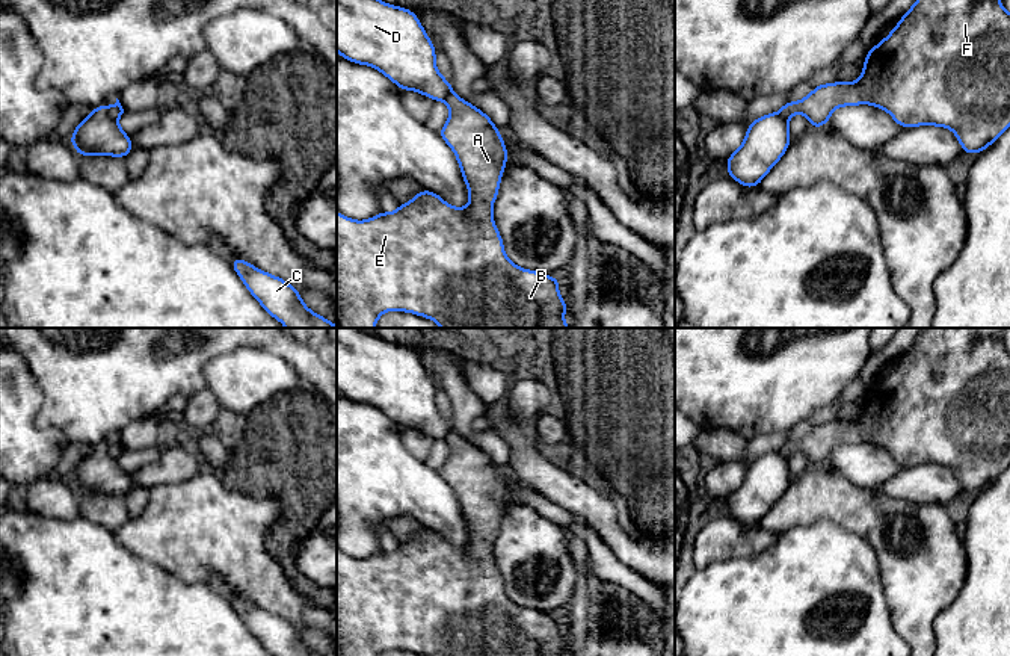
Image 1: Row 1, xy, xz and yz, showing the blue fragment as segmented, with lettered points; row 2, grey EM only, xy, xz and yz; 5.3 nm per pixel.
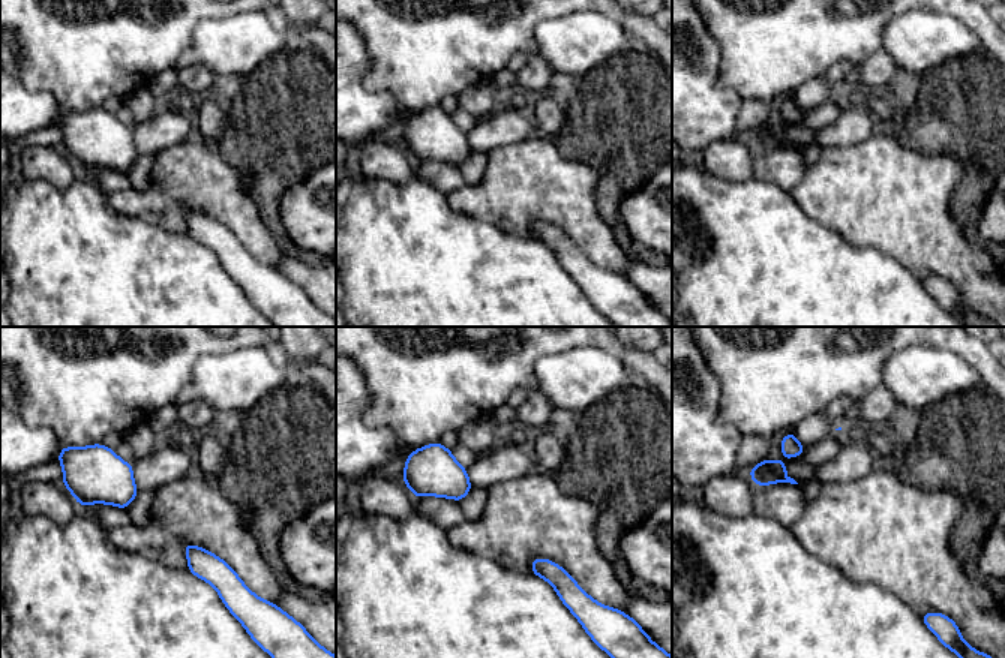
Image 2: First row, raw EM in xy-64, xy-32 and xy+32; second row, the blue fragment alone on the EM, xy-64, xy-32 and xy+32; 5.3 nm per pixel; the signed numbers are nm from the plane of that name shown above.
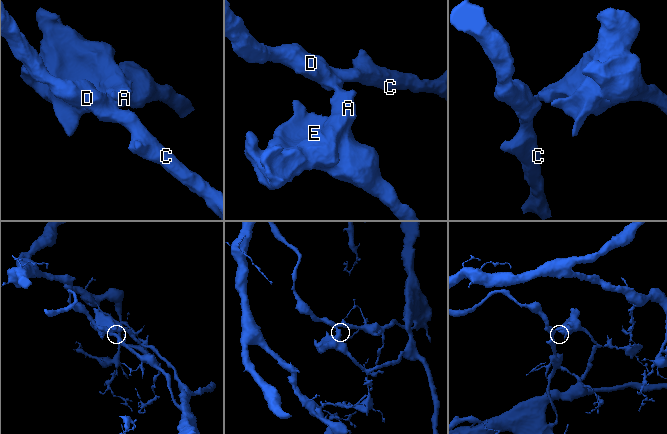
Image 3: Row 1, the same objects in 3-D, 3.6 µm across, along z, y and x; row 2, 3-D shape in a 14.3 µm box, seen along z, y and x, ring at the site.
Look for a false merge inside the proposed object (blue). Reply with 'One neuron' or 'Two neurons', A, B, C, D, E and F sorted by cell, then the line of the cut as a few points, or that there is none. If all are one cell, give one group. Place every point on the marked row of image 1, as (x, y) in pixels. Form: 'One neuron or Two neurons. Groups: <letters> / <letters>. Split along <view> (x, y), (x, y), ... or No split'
Two neurons. Groups: A B E F / C D. Split along xy (106, 108), (117, 121)

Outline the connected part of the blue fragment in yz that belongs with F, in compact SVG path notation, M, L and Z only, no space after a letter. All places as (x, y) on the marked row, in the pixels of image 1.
M915 0L891 33L867 51L858 80L817 85L803 100L785 101L781 113L788 121L800 112L817 128L829 122L836 107L859 104L886 110L903 128L950 128L963 154L980 154L1010 127L1010 14L999 0Z

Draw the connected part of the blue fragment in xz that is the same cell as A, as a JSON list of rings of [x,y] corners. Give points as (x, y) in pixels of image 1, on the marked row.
[[[456,94],[445,103],[450,116],[438,135],[457,159],[470,203],[457,209],[423,189],[409,203],[399,203],[396,212],[382,210],[365,221],[353,221],[337,210],[337,323],[340,328],[374,328],[380,314],[399,310],[427,317],[442,328],[569,328],[563,320],[568,305],[559,293],[559,277],[519,268],[504,254],[492,215],[509,159],[501,132],[485,112]]]

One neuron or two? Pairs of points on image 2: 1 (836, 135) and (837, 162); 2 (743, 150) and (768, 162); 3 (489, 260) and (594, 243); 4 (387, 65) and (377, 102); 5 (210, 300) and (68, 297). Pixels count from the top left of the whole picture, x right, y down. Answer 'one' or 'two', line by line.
1: two
2: two
3: two
4: two
5: one

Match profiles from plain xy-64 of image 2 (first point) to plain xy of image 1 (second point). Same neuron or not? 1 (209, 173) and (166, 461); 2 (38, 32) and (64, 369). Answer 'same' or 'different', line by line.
1: different
2: same

